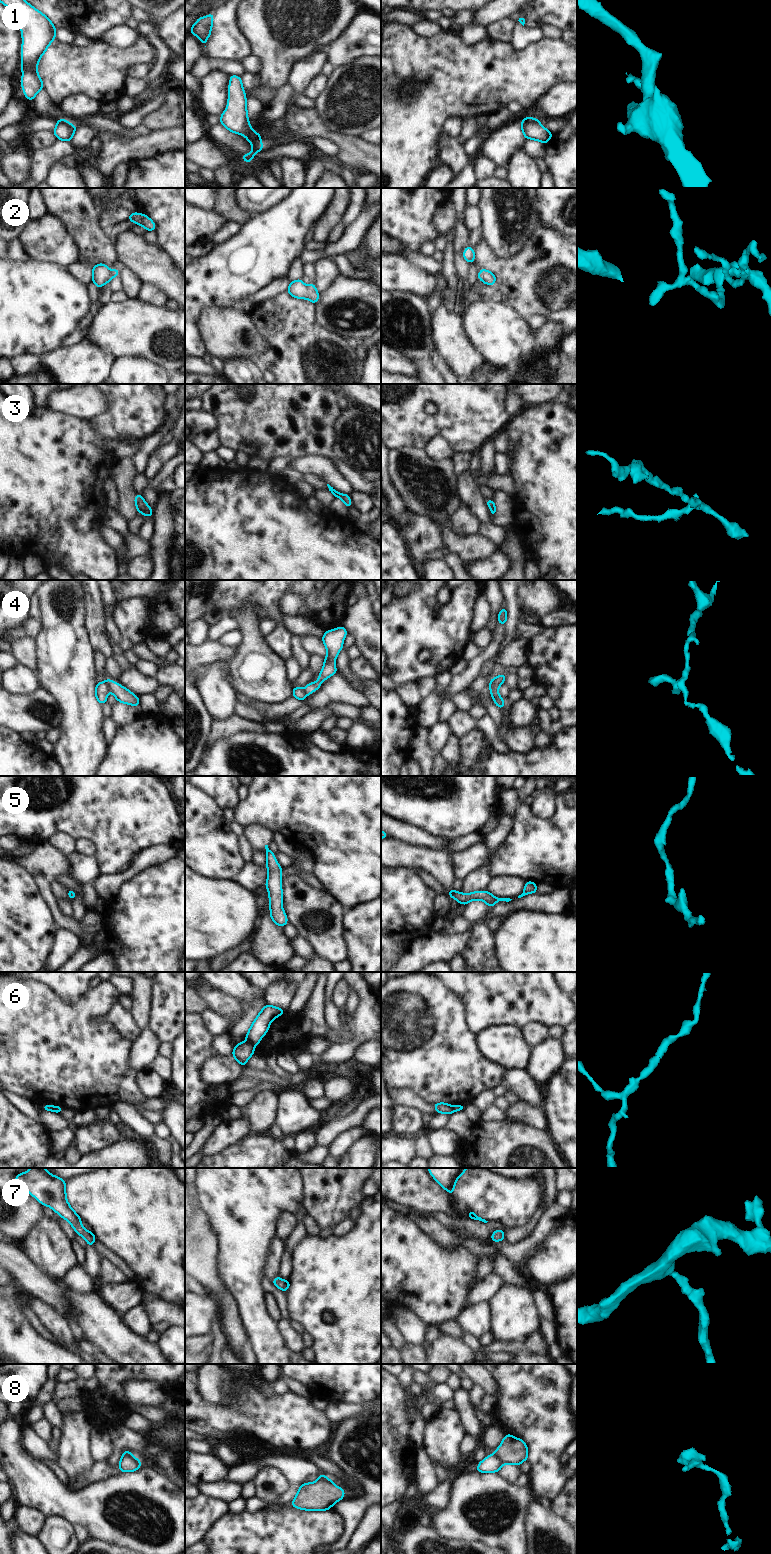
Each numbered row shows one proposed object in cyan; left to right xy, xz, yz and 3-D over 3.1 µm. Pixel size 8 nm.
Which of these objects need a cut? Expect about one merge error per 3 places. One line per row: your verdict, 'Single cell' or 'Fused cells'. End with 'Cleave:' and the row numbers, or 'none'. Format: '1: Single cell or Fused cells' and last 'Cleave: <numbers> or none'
1: Fused cells
2: Single cell
3: Single cell
4: Fused cells
5: Single cell
6: Fused cells
7: Single cell
8: Fused cells
Cleave: 1, 4, 6, 8.

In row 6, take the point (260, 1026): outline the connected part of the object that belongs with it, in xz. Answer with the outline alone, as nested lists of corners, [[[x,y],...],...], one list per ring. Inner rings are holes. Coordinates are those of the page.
[[[266,1005],[253,1021],[245,1036],[248,1043],[257,1046],[262,1037],[268,1032],[273,1019],[284,1014],[286,1011],[275,1006]]]

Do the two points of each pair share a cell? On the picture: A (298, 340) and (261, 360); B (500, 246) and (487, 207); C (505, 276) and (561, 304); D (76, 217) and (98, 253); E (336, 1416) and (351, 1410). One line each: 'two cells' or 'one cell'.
A: one cell
B: one cell
C: one cell
D: one cell
E: one cell

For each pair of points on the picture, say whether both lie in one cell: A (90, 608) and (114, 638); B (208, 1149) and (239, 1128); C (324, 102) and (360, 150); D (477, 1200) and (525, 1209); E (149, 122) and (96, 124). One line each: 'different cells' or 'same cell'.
A: different cells
B: same cell
C: different cells
D: same cell
E: different cells

